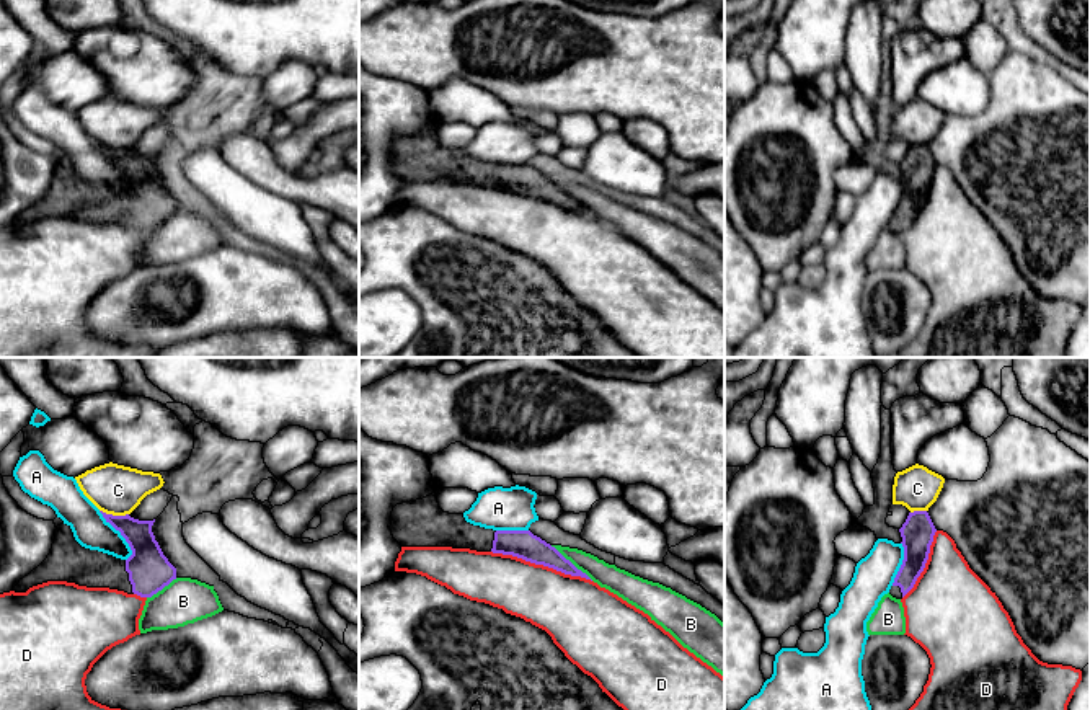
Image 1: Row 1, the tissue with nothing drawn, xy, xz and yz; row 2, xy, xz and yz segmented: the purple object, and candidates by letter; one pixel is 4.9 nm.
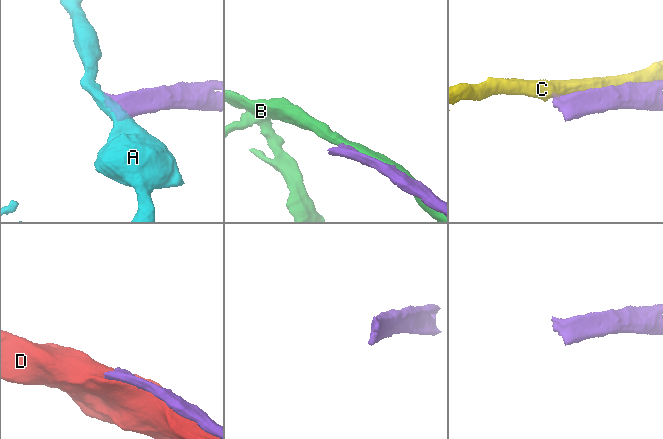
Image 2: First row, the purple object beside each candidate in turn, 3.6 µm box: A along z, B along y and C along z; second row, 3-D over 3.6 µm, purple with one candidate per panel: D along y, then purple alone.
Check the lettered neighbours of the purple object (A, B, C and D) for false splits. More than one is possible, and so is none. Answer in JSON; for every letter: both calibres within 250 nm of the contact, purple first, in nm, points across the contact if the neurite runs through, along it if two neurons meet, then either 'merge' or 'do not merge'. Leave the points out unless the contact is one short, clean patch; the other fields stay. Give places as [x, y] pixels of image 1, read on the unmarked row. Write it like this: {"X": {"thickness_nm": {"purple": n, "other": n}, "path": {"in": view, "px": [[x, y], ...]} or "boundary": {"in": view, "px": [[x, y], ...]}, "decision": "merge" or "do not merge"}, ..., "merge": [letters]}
{"A": {"thickness_nm": {"purple": 220, "other": 180}, "decision": "do not merge"}, "B": {"thickness_nm": {"purple": 140, "other": 120}, "decision": "do not merge"}, "C": {"thickness_nm": {"purple": 150, "other": 240}, "decision": "do not merge"}, "D": {"thickness_nm": {"purple": 140, "other": 320}, "decision": "do not merge"}, "merge": []}

